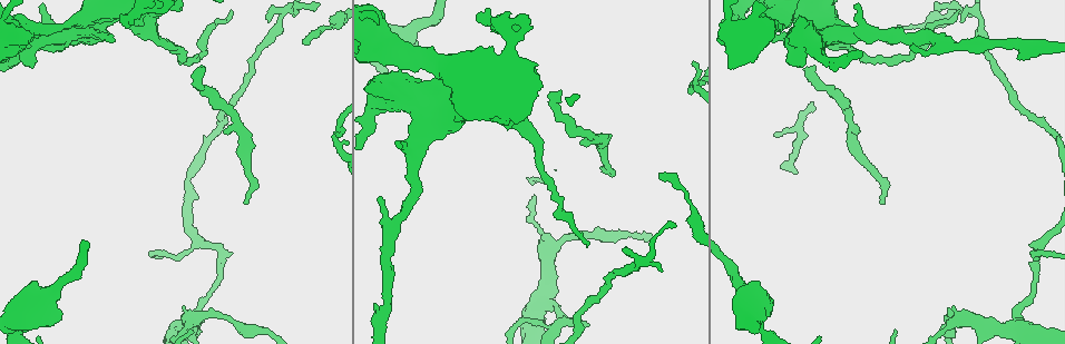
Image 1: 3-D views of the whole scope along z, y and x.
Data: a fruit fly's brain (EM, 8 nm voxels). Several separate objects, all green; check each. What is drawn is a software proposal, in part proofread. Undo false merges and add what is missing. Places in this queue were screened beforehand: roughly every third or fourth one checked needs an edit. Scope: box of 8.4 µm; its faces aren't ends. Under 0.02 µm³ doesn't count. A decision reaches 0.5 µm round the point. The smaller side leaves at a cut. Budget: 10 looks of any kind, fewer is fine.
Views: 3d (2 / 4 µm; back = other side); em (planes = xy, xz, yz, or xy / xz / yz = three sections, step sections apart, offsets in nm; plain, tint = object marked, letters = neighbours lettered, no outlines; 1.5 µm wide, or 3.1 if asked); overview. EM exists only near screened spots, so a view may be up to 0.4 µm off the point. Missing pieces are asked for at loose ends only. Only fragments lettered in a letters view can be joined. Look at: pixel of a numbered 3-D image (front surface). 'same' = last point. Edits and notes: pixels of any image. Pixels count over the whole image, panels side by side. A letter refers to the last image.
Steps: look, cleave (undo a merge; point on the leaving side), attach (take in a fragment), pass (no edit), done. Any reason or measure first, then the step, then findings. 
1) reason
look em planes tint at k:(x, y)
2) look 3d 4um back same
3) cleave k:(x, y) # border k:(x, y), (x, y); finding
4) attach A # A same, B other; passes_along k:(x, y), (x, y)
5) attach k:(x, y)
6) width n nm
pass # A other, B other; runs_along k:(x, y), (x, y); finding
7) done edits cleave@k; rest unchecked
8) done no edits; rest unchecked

thin end
look em yz step 8 letters at 1:(660, 177)

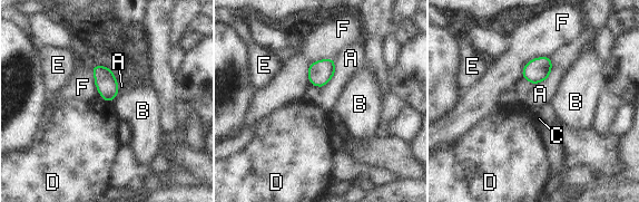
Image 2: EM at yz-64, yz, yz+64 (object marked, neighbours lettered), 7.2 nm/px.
another direction
look em planes letters same

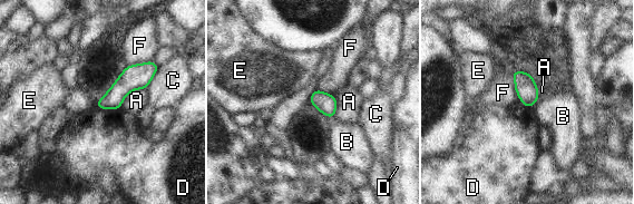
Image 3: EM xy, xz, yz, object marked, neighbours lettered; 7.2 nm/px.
longest_contact F 200 nm
pass # A other, B other, C other, D other, E other, F other; border 3:(95, 105), (101, 108), (119, 108); none of them fits

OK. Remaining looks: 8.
an open end
look 3d 2um at 1:(562, 91)

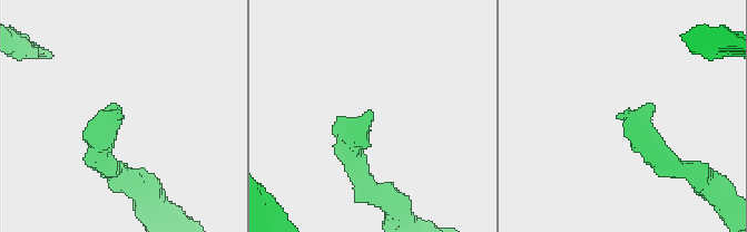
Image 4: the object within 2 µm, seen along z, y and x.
look em yz step 8 letters at 4:(622, 114)

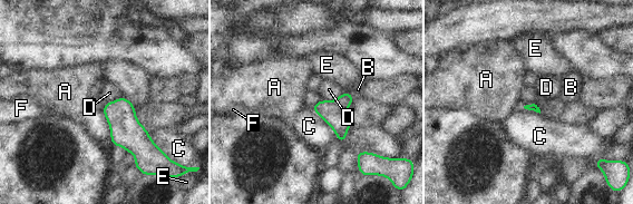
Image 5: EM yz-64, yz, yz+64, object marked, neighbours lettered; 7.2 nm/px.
cut it another way
look em planes letters same

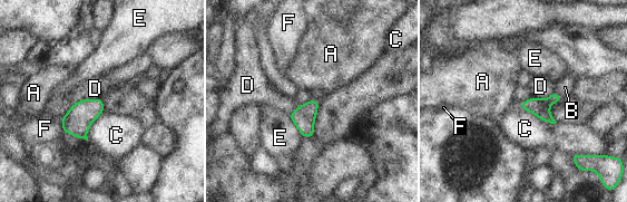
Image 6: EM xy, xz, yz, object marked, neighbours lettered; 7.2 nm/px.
longest_contact C 300 nm
attach B # A other, B same, C other, D other, E other, F other; passes_along 6:(540, 107), (558, 95), (565, 87); it goes on there

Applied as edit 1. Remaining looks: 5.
done edits attach@6; rest unchecked

